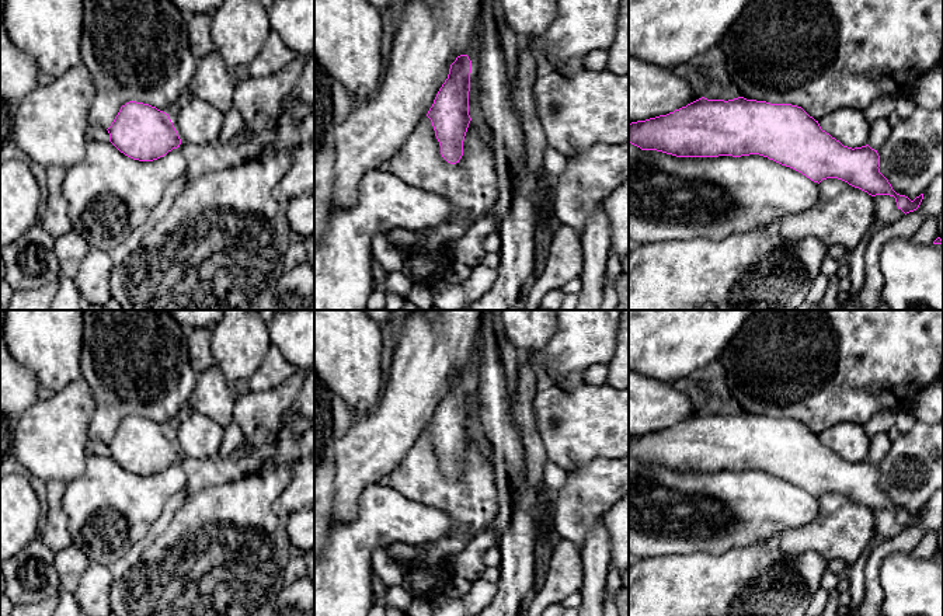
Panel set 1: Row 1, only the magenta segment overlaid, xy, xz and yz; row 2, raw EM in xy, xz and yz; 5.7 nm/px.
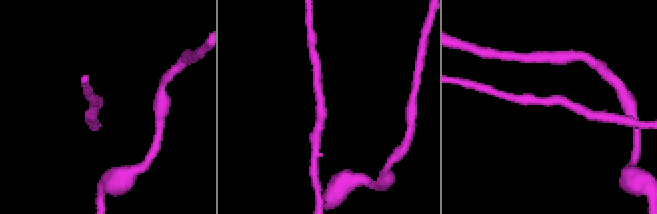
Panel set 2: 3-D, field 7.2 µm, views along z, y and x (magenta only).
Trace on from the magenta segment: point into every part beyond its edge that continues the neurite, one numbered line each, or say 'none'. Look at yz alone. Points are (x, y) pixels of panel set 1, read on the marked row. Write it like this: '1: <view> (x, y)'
none

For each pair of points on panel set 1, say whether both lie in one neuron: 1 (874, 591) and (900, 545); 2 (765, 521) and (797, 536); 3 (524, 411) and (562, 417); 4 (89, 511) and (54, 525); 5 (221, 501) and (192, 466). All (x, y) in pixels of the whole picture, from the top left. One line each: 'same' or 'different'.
1: same
2: different
3: different
4: different
5: different

